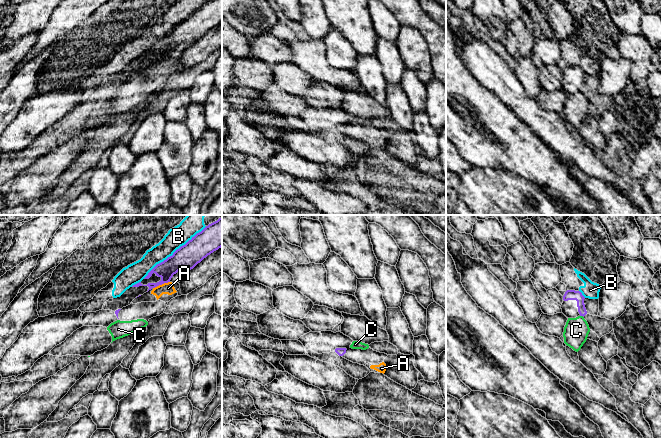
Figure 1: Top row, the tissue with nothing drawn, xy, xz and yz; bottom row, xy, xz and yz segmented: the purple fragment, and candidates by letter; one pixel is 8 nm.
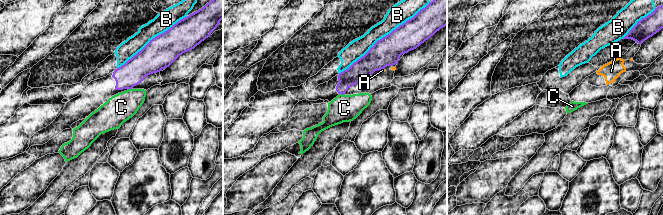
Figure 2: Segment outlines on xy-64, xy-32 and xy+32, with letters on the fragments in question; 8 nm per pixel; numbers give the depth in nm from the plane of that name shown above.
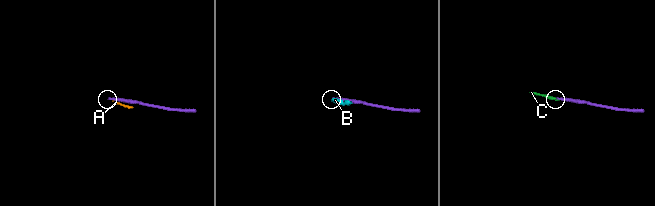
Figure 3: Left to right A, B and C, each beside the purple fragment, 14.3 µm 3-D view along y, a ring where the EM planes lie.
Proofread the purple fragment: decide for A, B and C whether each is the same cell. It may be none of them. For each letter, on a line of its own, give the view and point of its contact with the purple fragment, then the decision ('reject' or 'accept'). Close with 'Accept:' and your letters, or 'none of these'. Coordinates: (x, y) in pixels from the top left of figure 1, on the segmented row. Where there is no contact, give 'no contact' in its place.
A: meets purple in xy at (161, 284); reject
B: meets purple in xy at (174, 252); reject
C: meets purple in yz at (582, 315); reject
Accept: none of these

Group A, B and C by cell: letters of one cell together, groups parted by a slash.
A C / B

